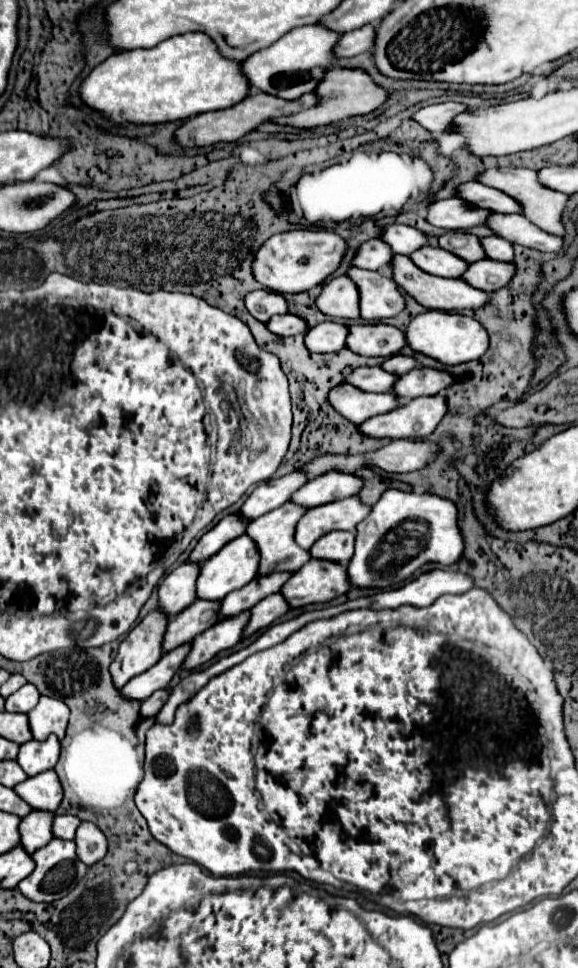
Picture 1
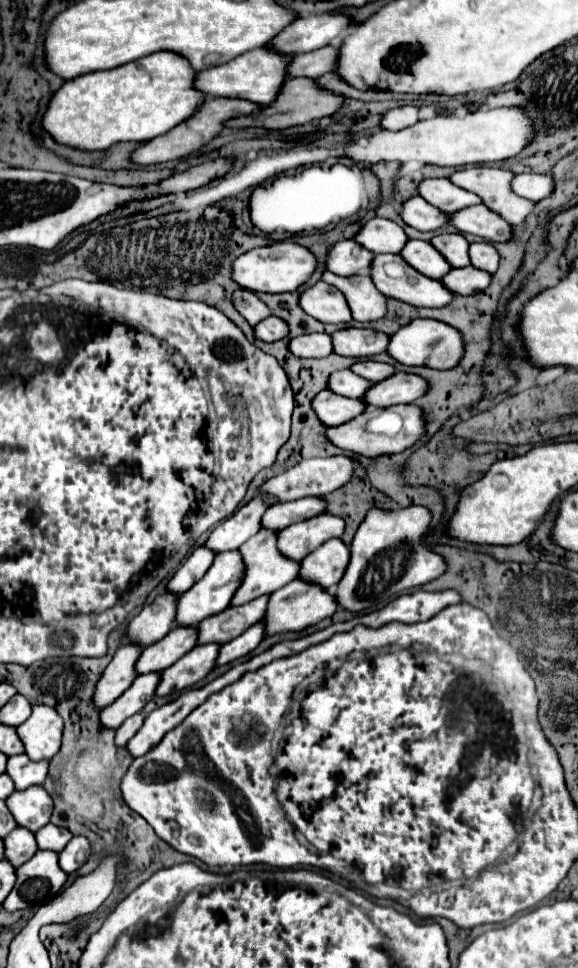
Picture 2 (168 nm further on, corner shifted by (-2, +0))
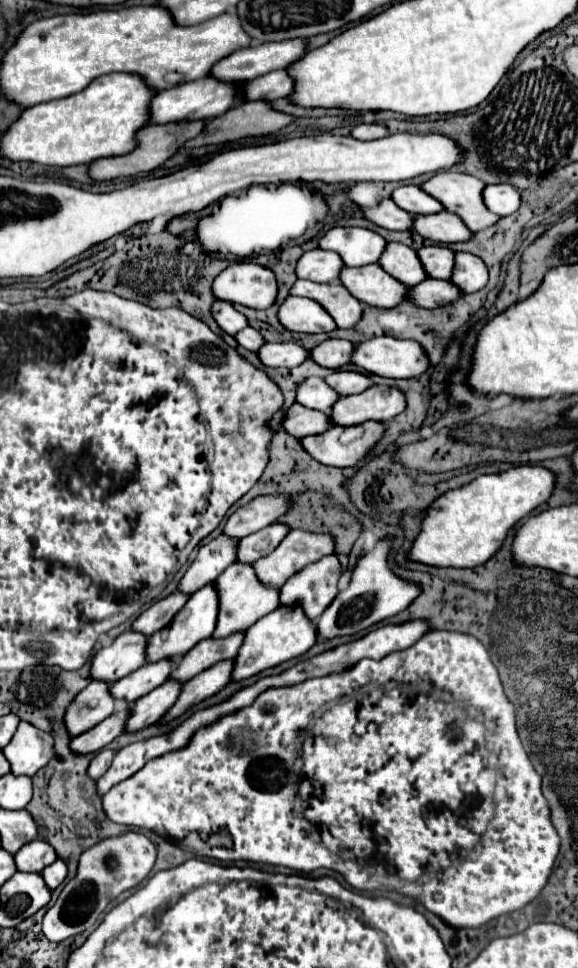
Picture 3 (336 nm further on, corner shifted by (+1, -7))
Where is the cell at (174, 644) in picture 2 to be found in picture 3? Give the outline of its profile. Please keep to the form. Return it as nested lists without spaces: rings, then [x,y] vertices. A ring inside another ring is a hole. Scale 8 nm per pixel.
[[[171,658],[157,660],[153,664],[145,664],[145,666],[137,668],[135,672],[131,672],[129,676],[111,684],[111,694],[115,700],[135,702],[139,696],[145,696],[147,692],[151,692],[153,688],[163,684],[169,678],[171,670],[173,670]]]

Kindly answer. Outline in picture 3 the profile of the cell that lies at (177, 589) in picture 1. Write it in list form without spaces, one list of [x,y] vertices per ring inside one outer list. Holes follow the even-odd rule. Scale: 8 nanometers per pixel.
[[[125,630],[121,632],[111,646],[101,648],[93,656],[93,678],[105,680],[105,682],[117,682],[121,676],[127,676],[129,672],[141,668],[147,662],[145,656],[147,638],[141,632]]]

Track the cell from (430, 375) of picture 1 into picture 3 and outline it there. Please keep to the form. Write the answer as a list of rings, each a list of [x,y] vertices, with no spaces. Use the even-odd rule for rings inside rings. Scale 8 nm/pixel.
[[[371,386],[361,394],[337,400],[331,412],[333,424],[355,426],[367,420],[385,422],[405,410],[405,392],[389,386]]]

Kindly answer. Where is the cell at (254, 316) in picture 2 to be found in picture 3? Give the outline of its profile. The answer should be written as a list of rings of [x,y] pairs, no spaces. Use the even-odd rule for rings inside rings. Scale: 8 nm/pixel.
[[[219,300],[213,304],[213,318],[217,320],[221,330],[225,330],[227,334],[233,334],[233,336],[249,326],[247,316],[241,314],[233,304],[225,304],[225,300]]]

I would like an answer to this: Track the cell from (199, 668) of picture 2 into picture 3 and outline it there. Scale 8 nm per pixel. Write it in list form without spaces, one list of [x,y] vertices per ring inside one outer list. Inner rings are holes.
[[[167,680],[161,686],[157,686],[155,690],[151,690],[149,694],[141,696],[137,702],[133,702],[131,716],[127,720],[127,732],[139,730],[147,724],[157,722],[177,702],[183,686],[185,686],[185,682]]]

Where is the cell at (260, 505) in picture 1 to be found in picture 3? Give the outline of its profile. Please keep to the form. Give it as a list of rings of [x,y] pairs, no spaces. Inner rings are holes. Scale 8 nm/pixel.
[[[221,534],[209,544],[201,546],[195,562],[189,566],[183,580],[179,582],[179,588],[193,594],[207,582],[213,582],[231,562],[237,560],[237,544],[239,540]]]

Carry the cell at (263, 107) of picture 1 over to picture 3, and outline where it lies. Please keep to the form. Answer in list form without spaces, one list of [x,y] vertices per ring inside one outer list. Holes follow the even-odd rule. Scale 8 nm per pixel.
[[[191,120],[191,122],[169,122],[169,124],[149,124],[141,132],[141,144],[123,156],[109,156],[101,158],[91,164],[91,178],[97,182],[125,178],[125,176],[137,176],[143,172],[151,172],[159,166],[163,166],[171,156],[177,154],[177,150],[191,138],[195,138],[199,132],[203,132],[205,120]]]

